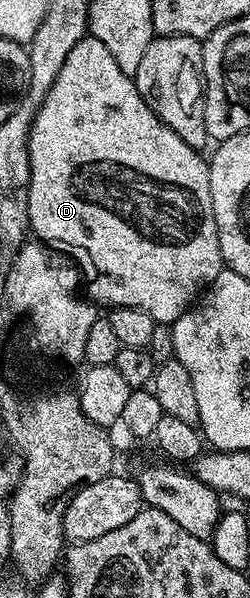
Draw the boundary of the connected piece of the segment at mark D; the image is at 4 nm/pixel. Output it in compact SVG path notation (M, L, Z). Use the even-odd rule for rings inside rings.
M85 34L78 42L78 46L74 46L74 50L66 54L62 70L58 70L58 78L54 78L54 84L50 86L46 98L36 111L36 117L32 120L28 149L30 150L28 227L31 235L48 246L61 244L64 248L77 248L88 259L88 264L92 267L92 273L88 276L89 301L97 305L108 304L107 306L112 308L146 310L157 324L170 326L183 312L192 307L197 297L212 285L214 278L218 278L218 274L226 267L218 242L218 226L214 222L208 160L200 157L201 153L197 149L182 142L182 138L178 138L178 134L174 134L170 126L163 124L152 113L150 106L146 106L142 94L138 94L135 79L127 76L118 67L118 62L114 62L110 50L106 50L106 46L98 42L98 38Z

